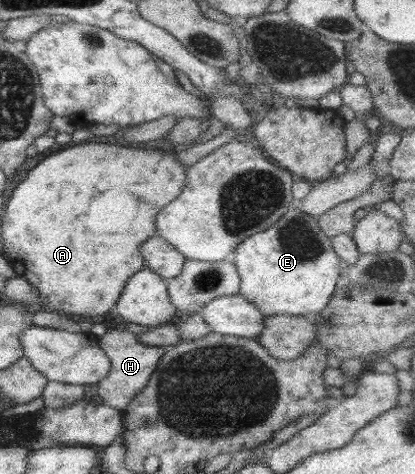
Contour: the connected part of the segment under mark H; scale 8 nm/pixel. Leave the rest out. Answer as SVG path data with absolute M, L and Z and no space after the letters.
M109 330L98 339L98 345L110 359L109 373L97 383L99 397L101 397L104 405L122 411L148 384L151 374L155 371L167 348L143 345L143 343L137 341L135 333L129 333L125 330Z

